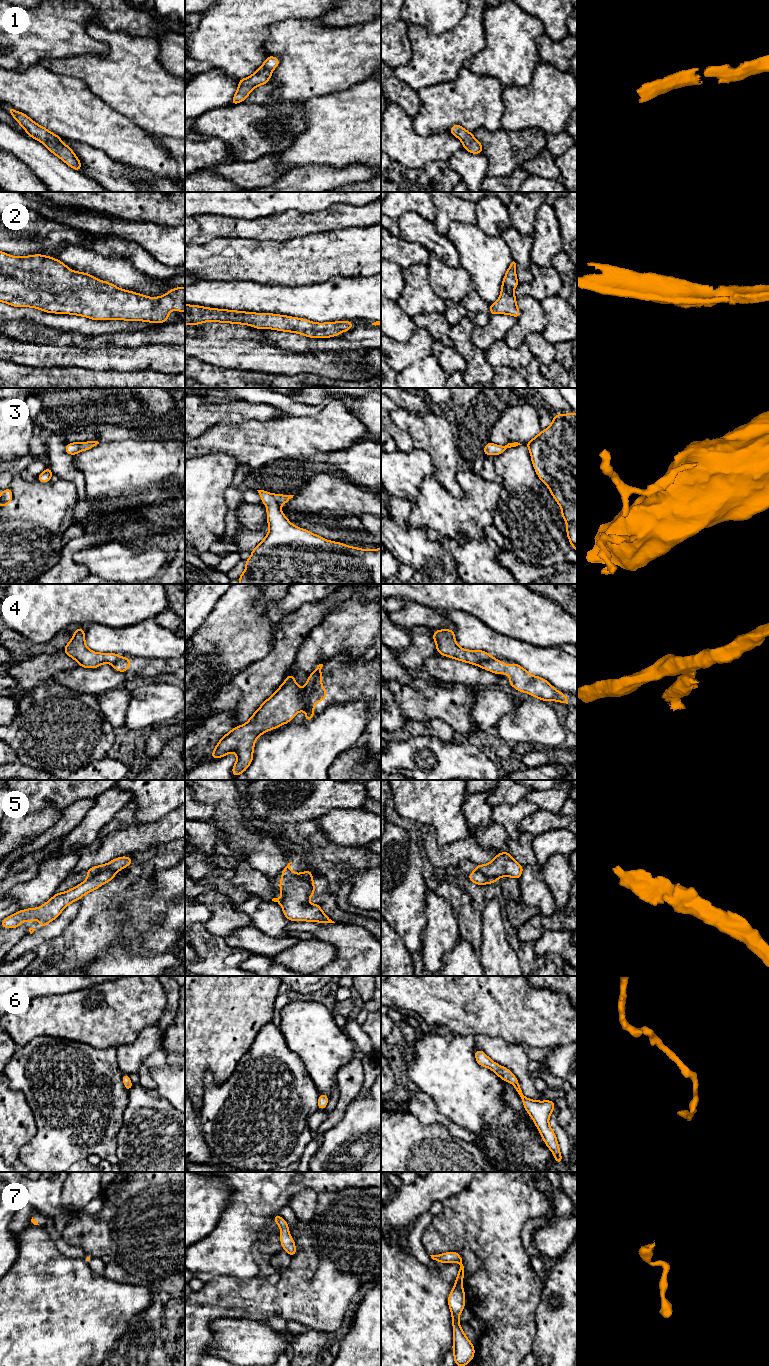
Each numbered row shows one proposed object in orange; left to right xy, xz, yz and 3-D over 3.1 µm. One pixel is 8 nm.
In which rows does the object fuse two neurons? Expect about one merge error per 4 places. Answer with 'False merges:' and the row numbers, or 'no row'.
False merges: 4, 5

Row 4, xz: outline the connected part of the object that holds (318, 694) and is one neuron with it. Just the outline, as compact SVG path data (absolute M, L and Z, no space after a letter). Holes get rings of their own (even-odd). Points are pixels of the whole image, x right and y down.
M318 680L315 683L313 692L308 700L308 702L305 705L305 712L306 712L306 717L305 720L306 722L311 721L311 719L314 717L314 704L316 702L321 702L325 699L325 697L328 695L328 692L324 690L324 687L322 685L322 681Z

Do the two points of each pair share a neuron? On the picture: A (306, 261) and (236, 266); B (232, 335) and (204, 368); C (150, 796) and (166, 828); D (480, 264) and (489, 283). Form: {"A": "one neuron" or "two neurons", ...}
{"A": "one neuron", "B": "two neurons", "C": "two neurons", "D": "one neuron"}

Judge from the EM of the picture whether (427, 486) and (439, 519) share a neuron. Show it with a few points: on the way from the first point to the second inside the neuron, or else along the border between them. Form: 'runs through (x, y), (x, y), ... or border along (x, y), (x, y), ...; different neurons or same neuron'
runs through (432, 494), (433, 511); same neuron

